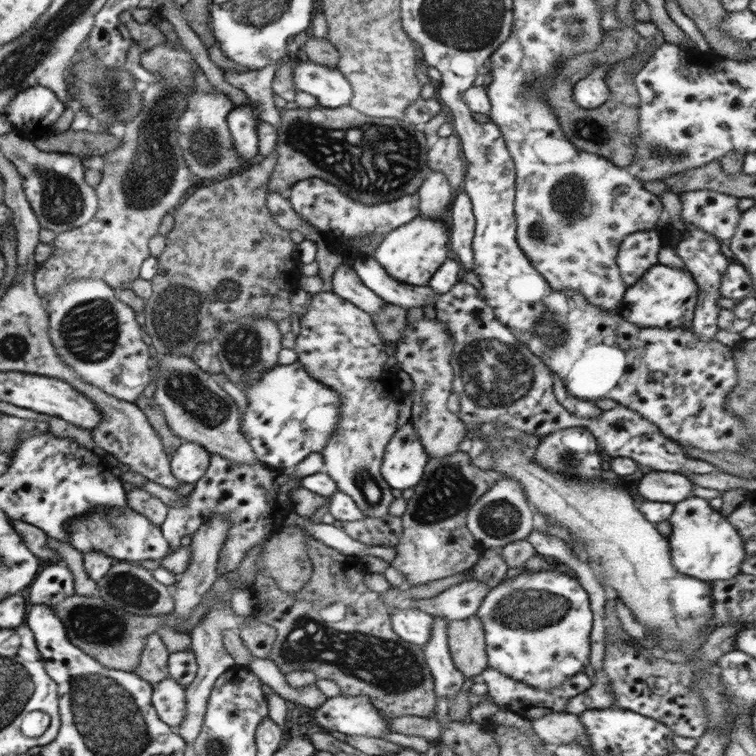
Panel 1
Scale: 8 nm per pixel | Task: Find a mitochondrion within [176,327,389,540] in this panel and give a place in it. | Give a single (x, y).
(372, 493)

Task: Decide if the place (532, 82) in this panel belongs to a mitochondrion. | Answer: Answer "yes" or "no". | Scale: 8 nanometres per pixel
yes

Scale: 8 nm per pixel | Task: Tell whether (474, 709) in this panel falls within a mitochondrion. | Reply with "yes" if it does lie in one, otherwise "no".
no

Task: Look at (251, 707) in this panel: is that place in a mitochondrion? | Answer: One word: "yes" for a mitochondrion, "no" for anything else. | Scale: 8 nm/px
no

